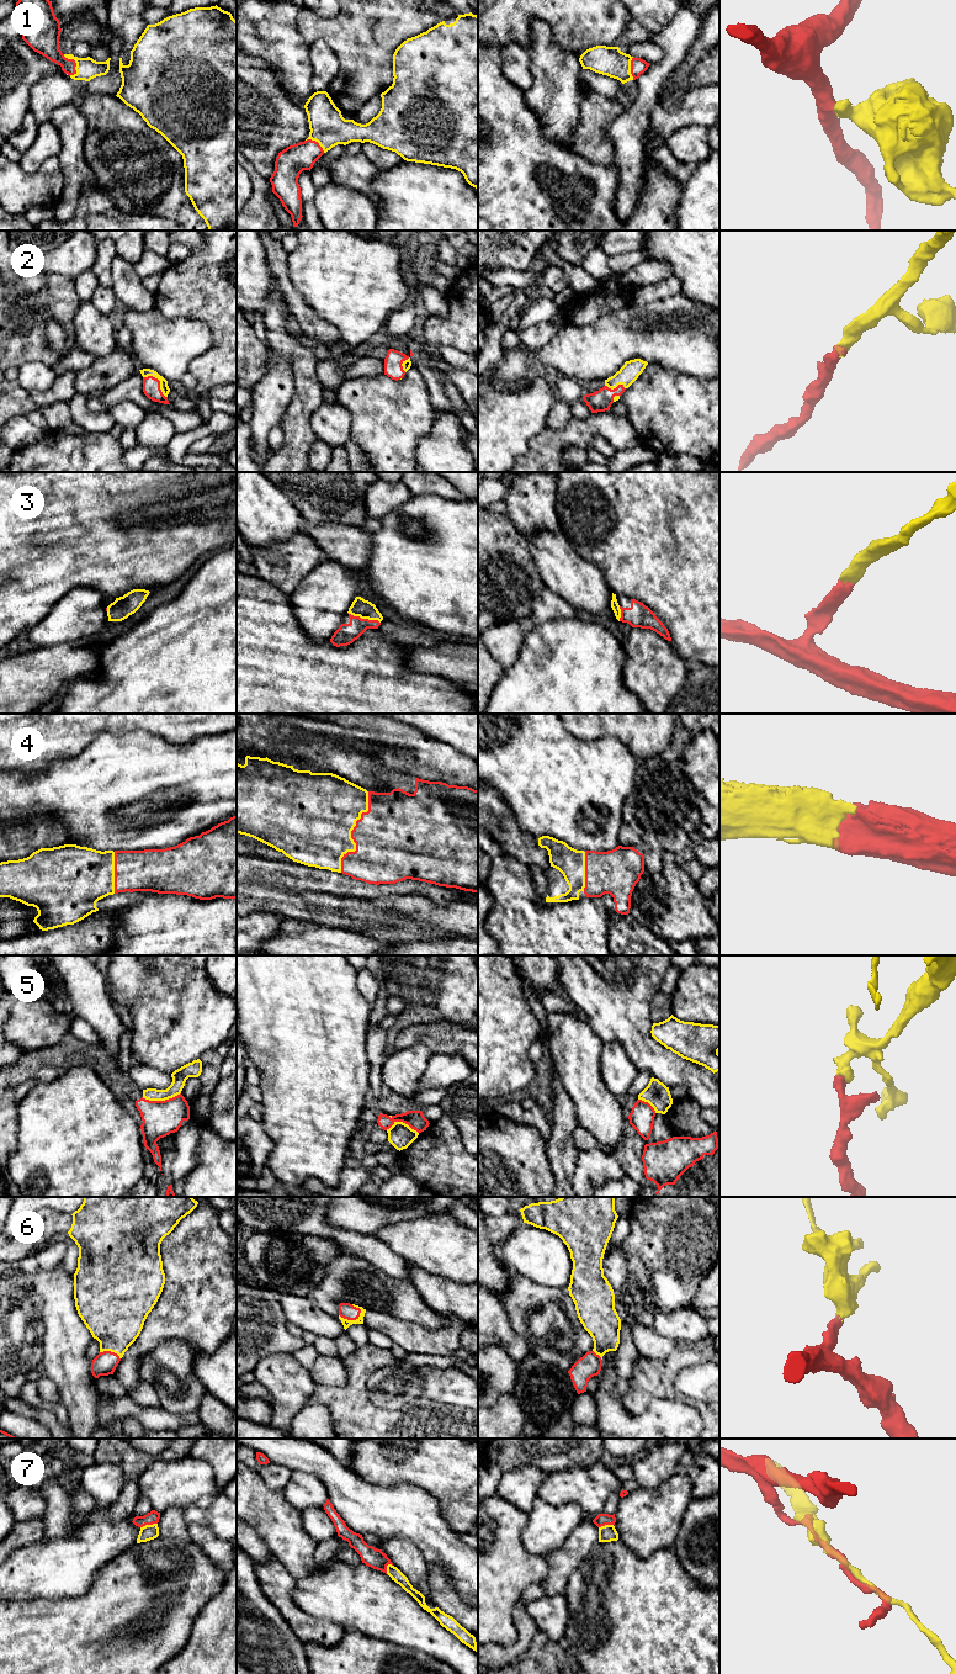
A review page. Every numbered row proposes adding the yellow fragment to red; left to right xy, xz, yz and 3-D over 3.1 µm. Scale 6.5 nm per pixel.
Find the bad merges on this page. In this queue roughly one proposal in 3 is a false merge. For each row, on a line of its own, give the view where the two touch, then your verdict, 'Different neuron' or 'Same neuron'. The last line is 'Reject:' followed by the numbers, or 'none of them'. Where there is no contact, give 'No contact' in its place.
1: Touches red in xy. Same neuron
2: Touches red in xy. Same neuron
3: Touches red in xz. Same neuron
4: Touches red in xz. Same neuron
5: Touches red in xy. Different neuron
6: Touches red in xz. Same neuron
7: Touches red in xy. Different neuron
Reject: 5, 7

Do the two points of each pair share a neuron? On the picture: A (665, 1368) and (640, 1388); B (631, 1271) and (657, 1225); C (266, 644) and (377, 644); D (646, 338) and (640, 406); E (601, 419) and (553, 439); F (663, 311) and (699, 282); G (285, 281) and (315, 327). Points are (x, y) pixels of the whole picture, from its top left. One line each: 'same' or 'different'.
A: same
B: different
C: same
D: different
E: same
F: different
G: same

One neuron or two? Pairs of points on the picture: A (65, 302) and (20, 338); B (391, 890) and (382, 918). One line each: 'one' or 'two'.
A: one
B: one

